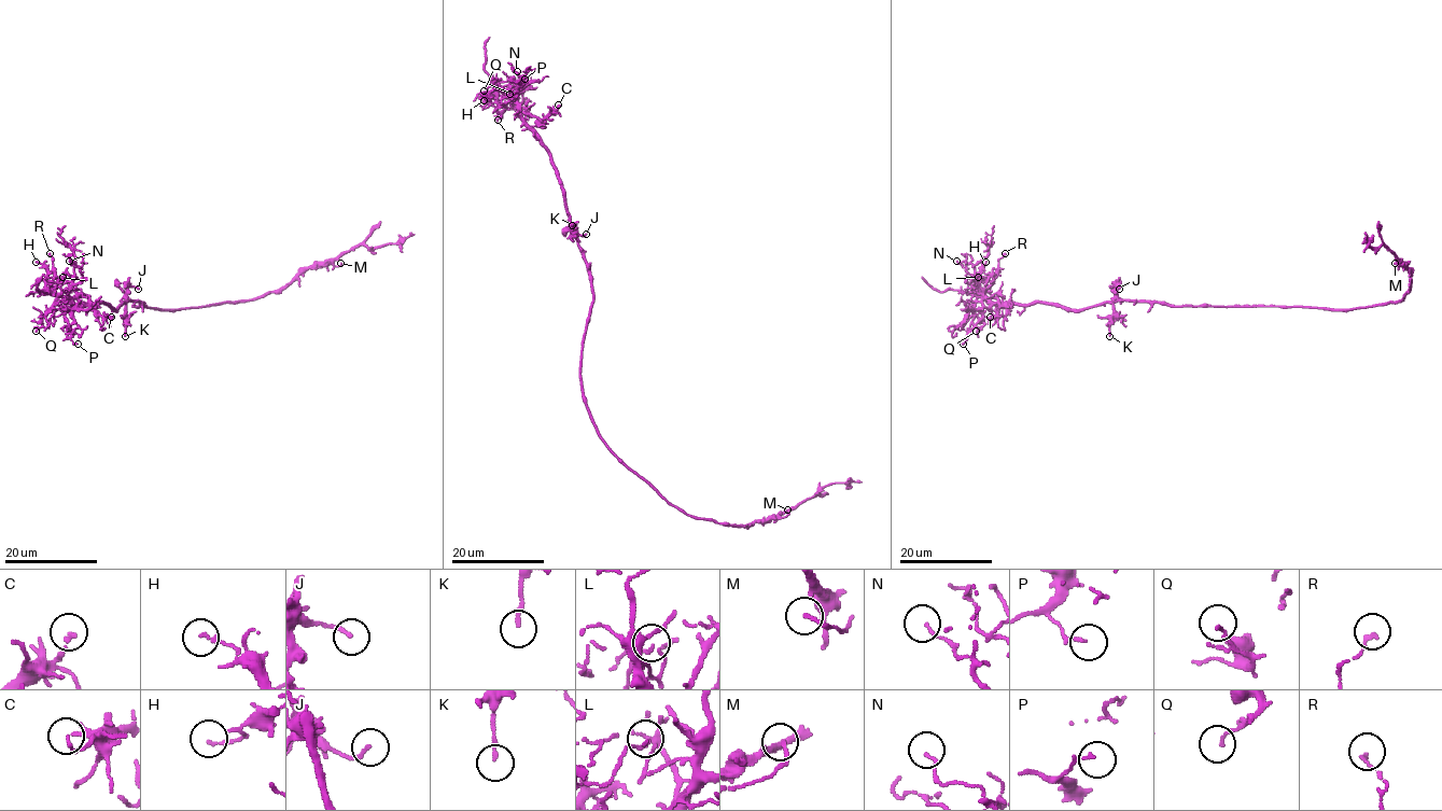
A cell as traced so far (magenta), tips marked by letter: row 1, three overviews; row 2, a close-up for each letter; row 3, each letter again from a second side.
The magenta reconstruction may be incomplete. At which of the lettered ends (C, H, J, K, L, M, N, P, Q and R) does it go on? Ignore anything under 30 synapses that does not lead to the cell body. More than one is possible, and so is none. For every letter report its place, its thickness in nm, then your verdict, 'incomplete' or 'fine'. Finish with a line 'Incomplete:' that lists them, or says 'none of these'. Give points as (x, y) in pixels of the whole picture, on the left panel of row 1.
C: at (111, 317); 140 nm thick; fine
H: at (36, 262); 130 nm thick; fine
J: at (138, 289); 140 nm thick; fine
K: at (125, 336); 180 nm thick; fine
L: at (62, 277); 100 nm thick; fine
M: at (340, 263); 140 nm thick; fine
N: at (69, 261); 110 nm thick; fine
P: at (78, 344); 140 nm thick; fine
Q: at (36, 331); 120 nm thick; fine
R: at (50, 253); 170 nm thick; fine
Incomplete: none of these

